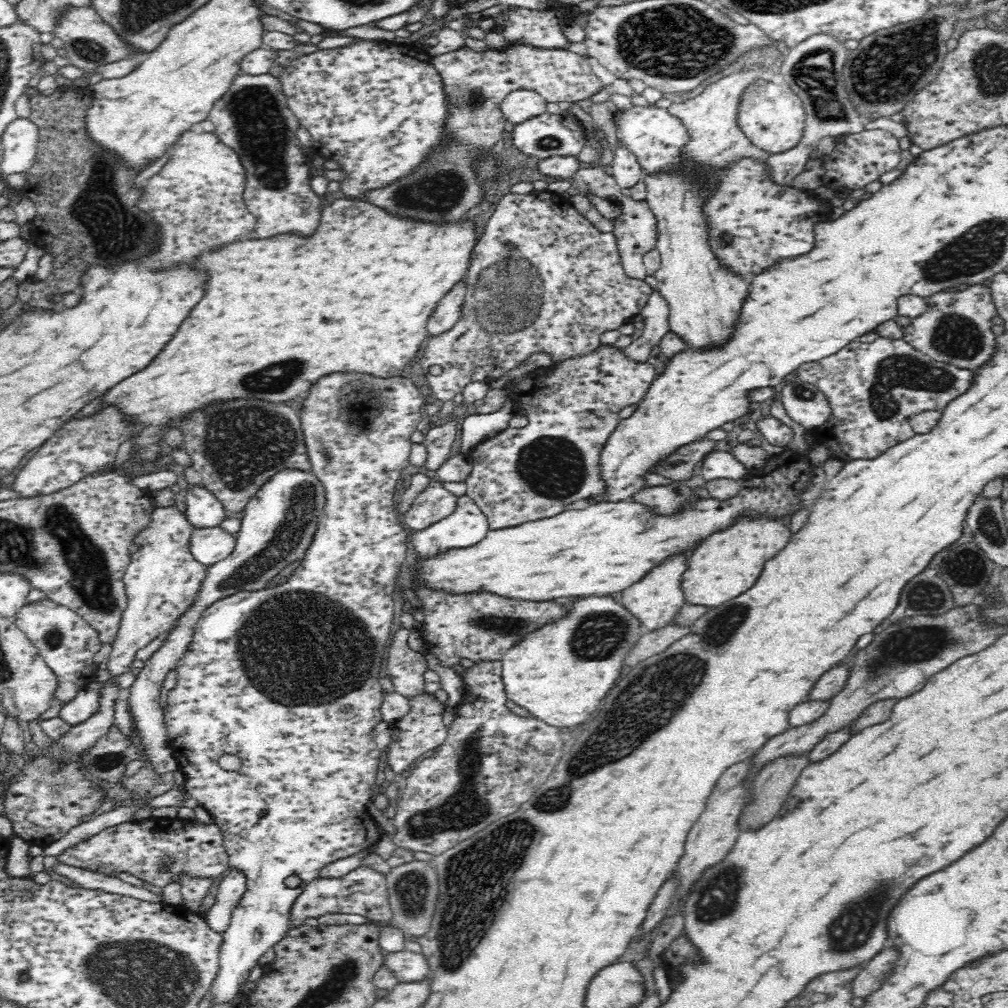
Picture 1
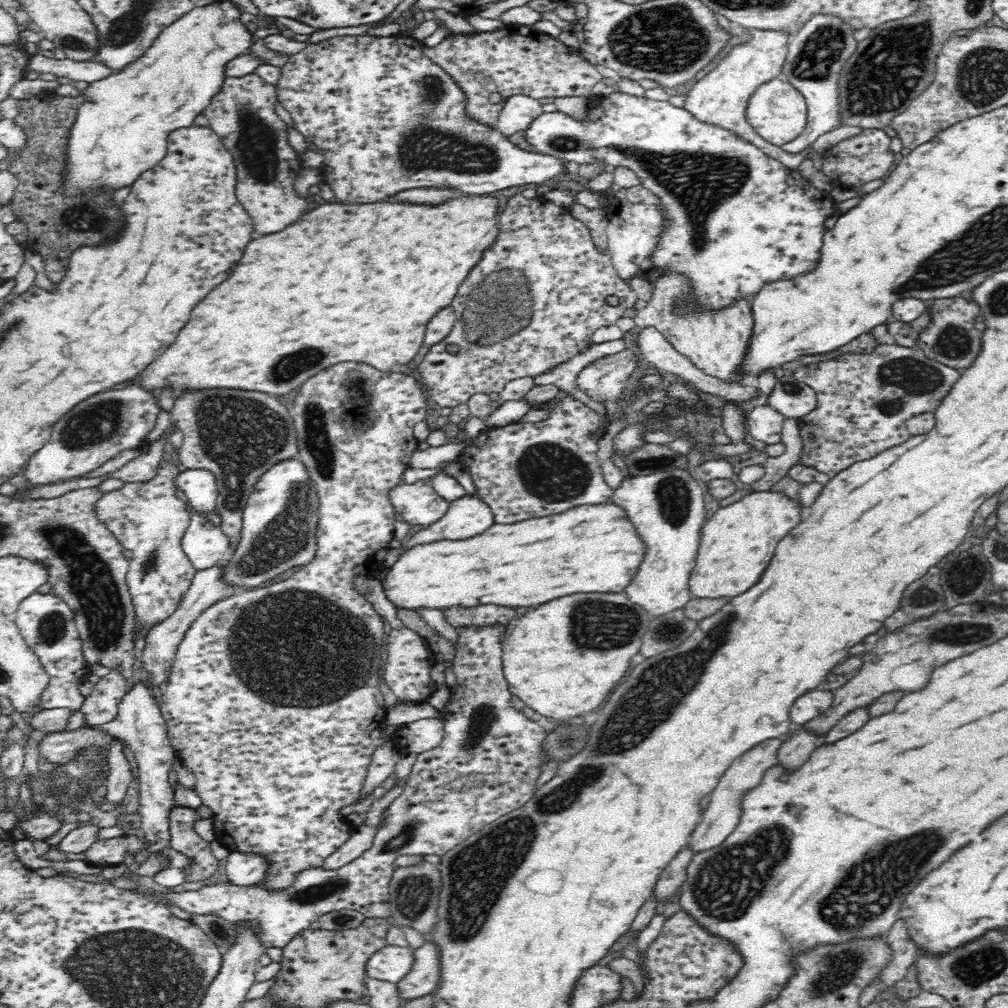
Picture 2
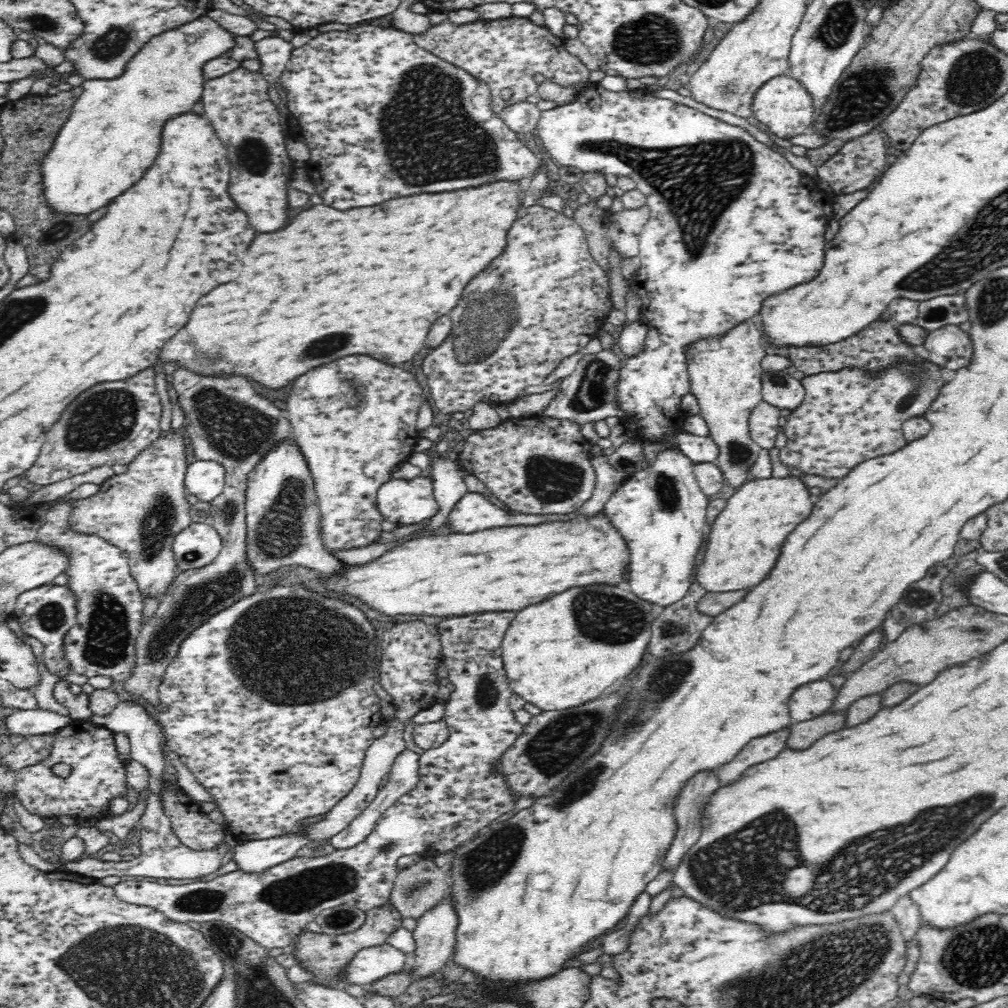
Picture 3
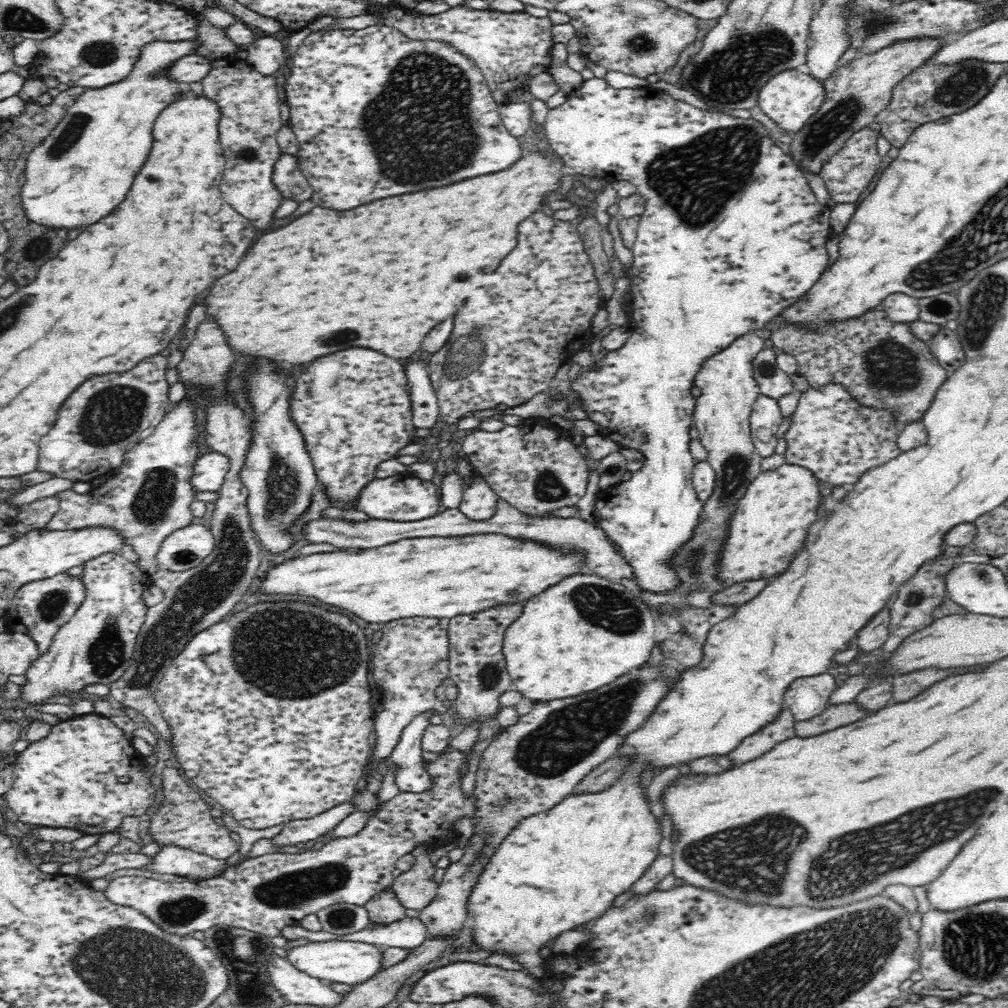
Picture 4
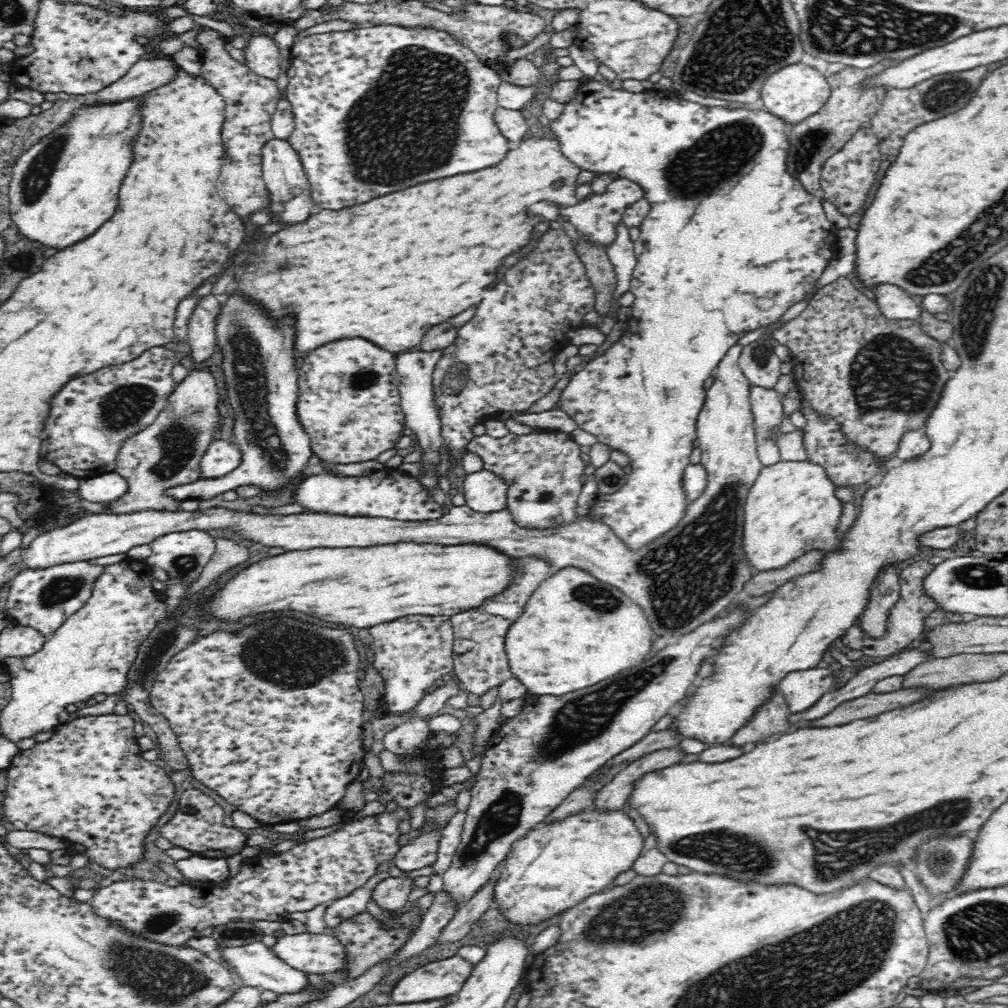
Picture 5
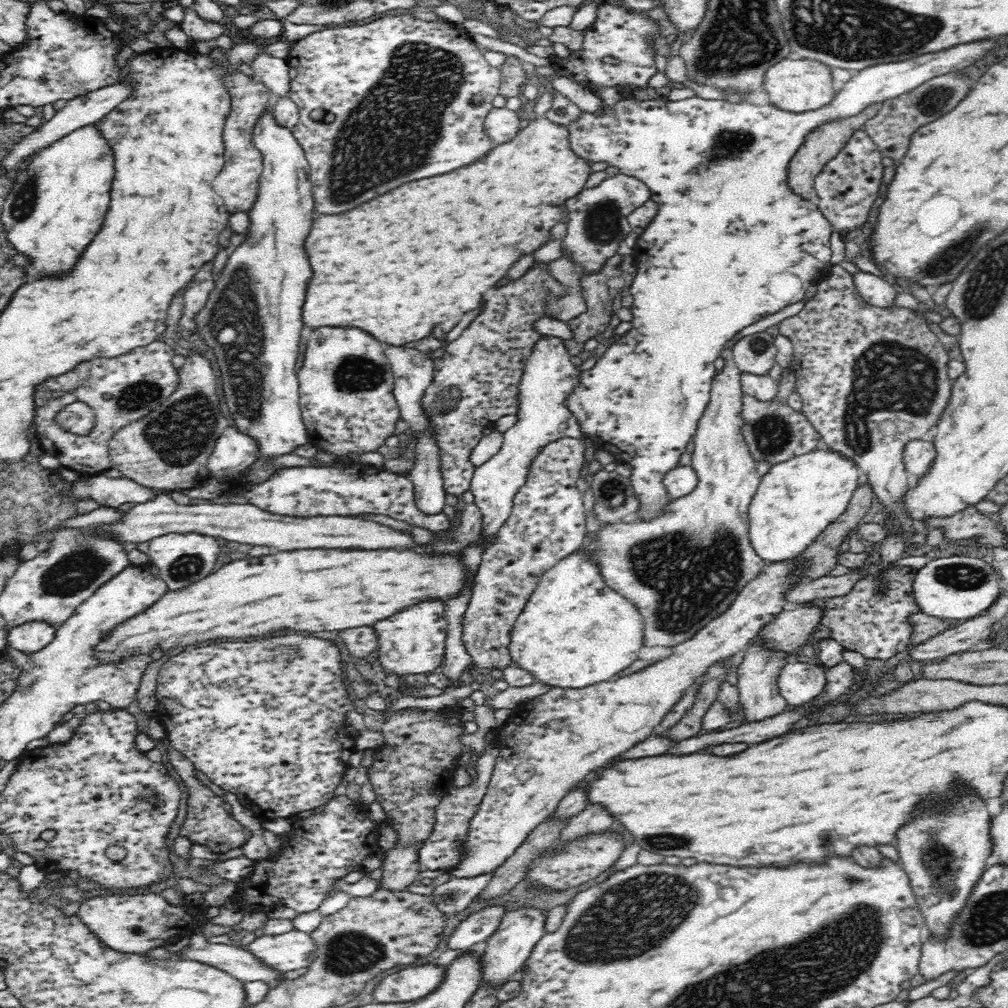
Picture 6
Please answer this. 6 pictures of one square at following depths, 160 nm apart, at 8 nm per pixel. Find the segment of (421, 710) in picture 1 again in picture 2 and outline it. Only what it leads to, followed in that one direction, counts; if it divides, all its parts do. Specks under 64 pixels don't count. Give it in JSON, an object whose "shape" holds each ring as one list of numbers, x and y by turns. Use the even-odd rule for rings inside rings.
{"shape":[[421,718,401,724,390,737,394,749,404,757,429,752,444,738,444,723,439,718]]}

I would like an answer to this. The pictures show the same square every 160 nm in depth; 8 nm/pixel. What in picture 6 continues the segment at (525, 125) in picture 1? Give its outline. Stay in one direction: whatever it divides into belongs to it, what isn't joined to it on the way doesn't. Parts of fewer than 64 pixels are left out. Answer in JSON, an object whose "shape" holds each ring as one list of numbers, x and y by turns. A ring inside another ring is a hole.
{"shape":[[986,38,986,40,980,39,955,44,950,48,921,54,902,62,870,66,870,68,853,73,852,78,845,82,843,88,835,92,830,104,822,106,820,110,800,114,787,113,770,104,753,105,744,100,730,102,728,100,702,99,697,96,685,98,684,100,674,100,672,96,661,96,655,100,636,100,629,92,624,92,616,104,612,104,612,106,606,104,606,107,604,107,604,102,601,102,597,111,582,111,578,118,566,123,565,129,569,134,570,150,578,158,590,165,605,162,607,166,618,168,620,174,634,176,634,178,648,186,650,194,652,194,650,198,658,204,656,216,654,216,654,220,651,219,649,225,639,235,636,252,634,253,638,270,628,290,628,293,634,299,634,304,631,307,632,328,619,340,614,340,608,346,608,350,604,352,604,355,596,360,592,368,579,371,578,382,565,398,566,409,570,411,571,417,575,419,583,434,586,437,590,437,598,448,610,451,610,454,614,455,616,460,622,463,626,462,626,464,632,466,632,473,629,479,635,496,630,502,635,503,636,511,628,521,651,522,664,516,669,504,672,504,673,498,670,497,669,490,666,489,665,485,666,474,680,466,680,456,686,452,688,442,693,440,698,428,698,422,702,419,711,397,711,386,716,373,714,362,721,357,721,353,725,350,728,341,734,339,734,336,738,336,744,328,756,324,758,320,776,314,783,308,804,300,806,290,810,288,810,285,814,282,819,282,826,275,826,269,830,264,832,254,830,250,830,236,832,236,833,232,832,223,824,217,815,200,805,199,802,195,794,193,794,189,790,187,788,182,790,159,804,142,806,134,824,121,858,114,872,103,880,104,883,100,909,93,918,85,928,82,931,78,942,76,955,70,964,70,964,68,976,64,978,60,986,58,988,54,992,54,992,52,996,52,1000,48,1002,48,1000,40]]}

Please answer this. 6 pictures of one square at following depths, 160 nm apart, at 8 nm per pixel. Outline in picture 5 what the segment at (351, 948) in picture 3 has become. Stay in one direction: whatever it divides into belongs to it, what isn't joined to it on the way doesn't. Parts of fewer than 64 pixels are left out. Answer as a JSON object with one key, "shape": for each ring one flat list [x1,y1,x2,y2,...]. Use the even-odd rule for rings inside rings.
{"shape":[[405,874,398,877,390,876,376,884,371,900,383,911,387,910,394,915,406,910,406,906,410,904,408,896,413,888,414,880]]}

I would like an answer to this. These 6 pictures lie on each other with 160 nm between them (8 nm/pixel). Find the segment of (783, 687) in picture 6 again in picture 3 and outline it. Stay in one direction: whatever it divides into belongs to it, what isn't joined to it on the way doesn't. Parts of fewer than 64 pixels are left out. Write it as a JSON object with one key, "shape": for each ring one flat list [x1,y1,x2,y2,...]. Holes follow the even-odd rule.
{"shape":[[820,680,802,686,798,694,792,694,790,698,790,716,794,722,804,722,816,716,822,716,837,695,837,689,834,688,827,680]]}

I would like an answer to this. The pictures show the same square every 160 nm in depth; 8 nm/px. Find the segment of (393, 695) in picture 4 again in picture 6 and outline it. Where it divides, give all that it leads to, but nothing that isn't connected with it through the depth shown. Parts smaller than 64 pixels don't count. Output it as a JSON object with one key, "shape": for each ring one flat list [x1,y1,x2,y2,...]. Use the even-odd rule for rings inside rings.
{"shape":[[422,602,398,612,394,618,373,624,377,637,377,657,380,666,391,676,414,676,428,674,442,667,444,662,446,638,449,637,449,618,446,617,443,602]]}

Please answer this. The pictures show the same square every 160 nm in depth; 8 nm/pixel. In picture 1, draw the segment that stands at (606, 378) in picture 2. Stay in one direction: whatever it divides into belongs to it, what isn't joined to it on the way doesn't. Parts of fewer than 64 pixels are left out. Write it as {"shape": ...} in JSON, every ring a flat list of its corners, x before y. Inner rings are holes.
{"shape":[[655,291,648,300,646,307,640,313,644,321,642,336,624,348,626,354,638,361,647,361,650,350,660,345,661,339,670,332,669,303]]}

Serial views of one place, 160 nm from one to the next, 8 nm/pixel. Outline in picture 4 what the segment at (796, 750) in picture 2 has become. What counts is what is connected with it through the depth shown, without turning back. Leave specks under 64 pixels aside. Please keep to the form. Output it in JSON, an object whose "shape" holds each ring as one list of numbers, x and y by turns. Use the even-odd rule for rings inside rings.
{"shape":[[829,704,820,716,814,716,810,720,796,721,794,730,798,738,810,738,828,730,836,730,846,724,852,724,860,718,864,718,864,712,854,704]]}

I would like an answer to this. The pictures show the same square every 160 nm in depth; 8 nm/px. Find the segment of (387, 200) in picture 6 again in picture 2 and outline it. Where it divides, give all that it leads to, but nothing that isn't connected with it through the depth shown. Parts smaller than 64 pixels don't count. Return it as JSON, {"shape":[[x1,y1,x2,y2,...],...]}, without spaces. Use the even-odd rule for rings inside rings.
{"shape":[[469,195,474,198,454,200,442,206,408,206,408,204,390,204,390,202,374,202,374,204,322,204,310,214,302,218,302,222,288,226,280,234,262,235,258,240,251,240,246,246,244,256,238,264,232,266,230,276,226,282,218,284,194,310,190,322,180,330,176,342,166,350,166,354,158,356,154,364,134,378,131,382,142,390,157,395,162,388,173,390,176,397,184,393,196,393,196,390,254,390,264,392,270,396,286,396,292,390,300,388,308,378,316,376,318,372,326,370,328,366,340,362,360,362,389,373,392,365,408,364,422,346,425,340,426,324,428,320,440,310,450,306,458,294,461,283,465,281,474,266,478,264,482,251,494,242,497,235,498,199,490,195]]}

